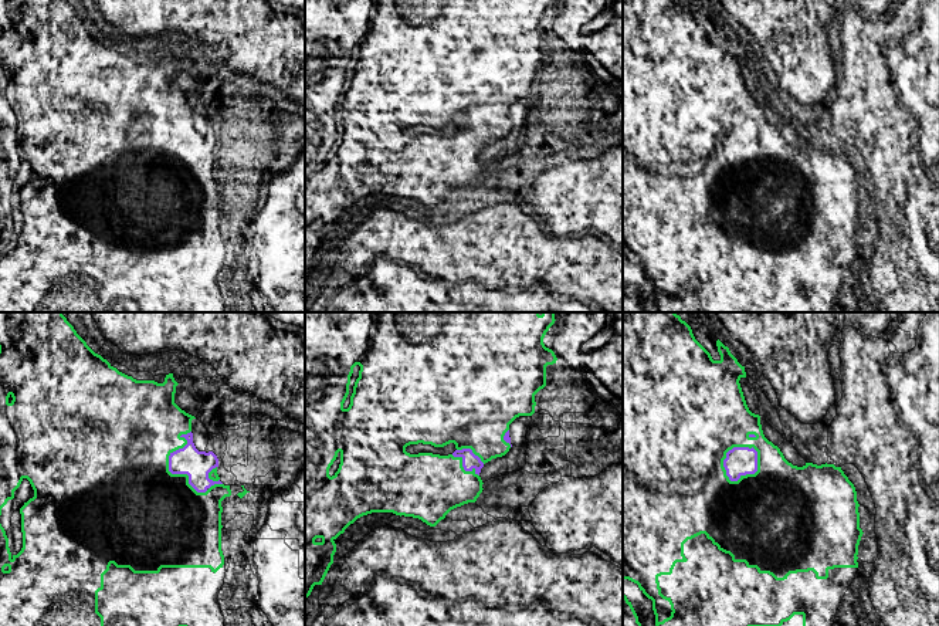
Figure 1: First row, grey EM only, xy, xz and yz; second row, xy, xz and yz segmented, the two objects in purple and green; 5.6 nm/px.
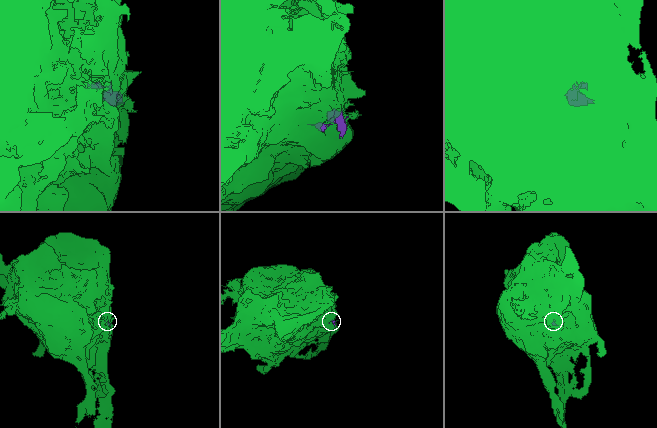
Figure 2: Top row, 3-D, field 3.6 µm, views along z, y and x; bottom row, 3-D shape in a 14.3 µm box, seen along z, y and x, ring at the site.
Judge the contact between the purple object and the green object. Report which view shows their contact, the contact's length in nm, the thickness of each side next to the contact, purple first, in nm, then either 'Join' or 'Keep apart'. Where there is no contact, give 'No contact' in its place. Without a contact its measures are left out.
Touches purple in xy. Shared border 380 nm. Thickness 160 nm (purple) against 500 nm. Join

